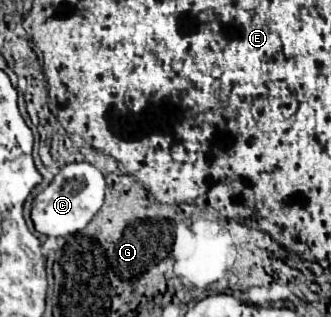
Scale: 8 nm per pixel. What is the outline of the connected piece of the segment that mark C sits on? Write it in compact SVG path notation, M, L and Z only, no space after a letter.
M88 162L66 164L56 174L56 178L48 184L48 188L44 188L34 198L32 220L34 220L36 230L46 236L60 238L60 236L68 236L86 228L86 224L96 216L96 212L104 204L104 190L106 190L106 180L102 172L96 170L92 164Z

